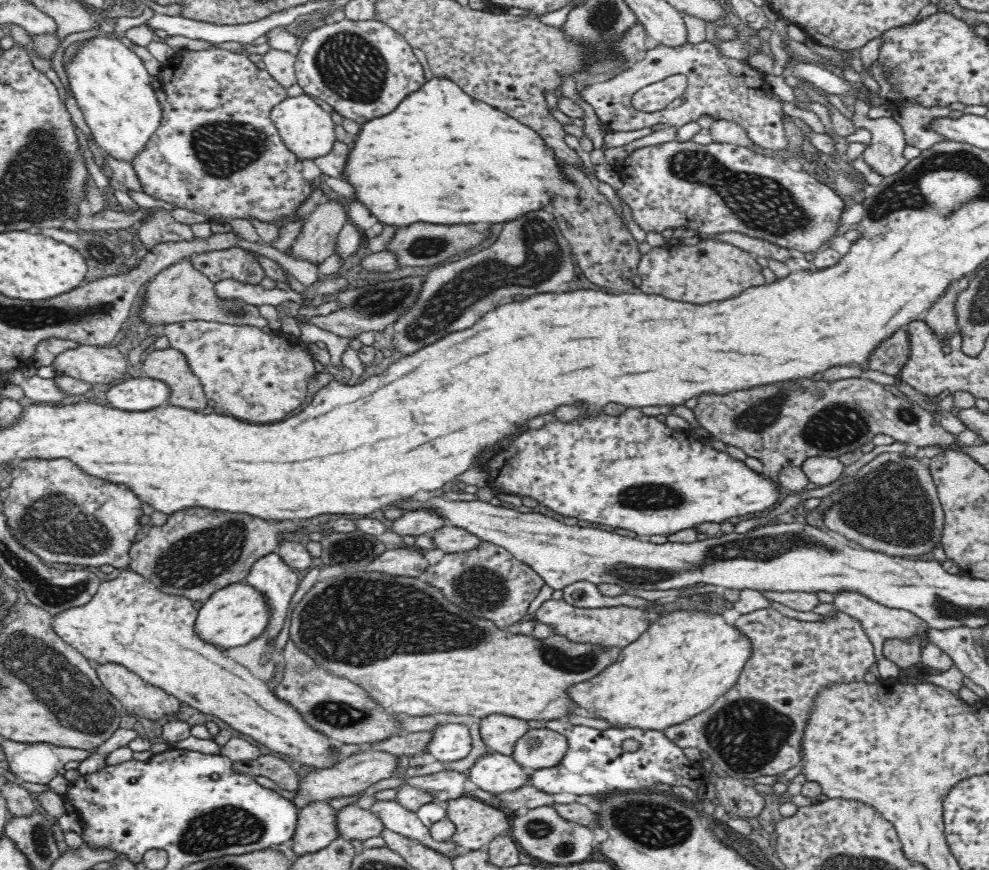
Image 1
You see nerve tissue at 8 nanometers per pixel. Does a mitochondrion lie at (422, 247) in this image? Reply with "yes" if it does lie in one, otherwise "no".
yes

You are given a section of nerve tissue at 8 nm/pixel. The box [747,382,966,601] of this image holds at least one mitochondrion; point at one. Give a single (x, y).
(895, 506)

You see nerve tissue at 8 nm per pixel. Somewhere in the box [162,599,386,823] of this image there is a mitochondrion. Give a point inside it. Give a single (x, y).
(338, 714)

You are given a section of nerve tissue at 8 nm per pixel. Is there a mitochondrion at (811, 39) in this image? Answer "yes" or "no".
no

